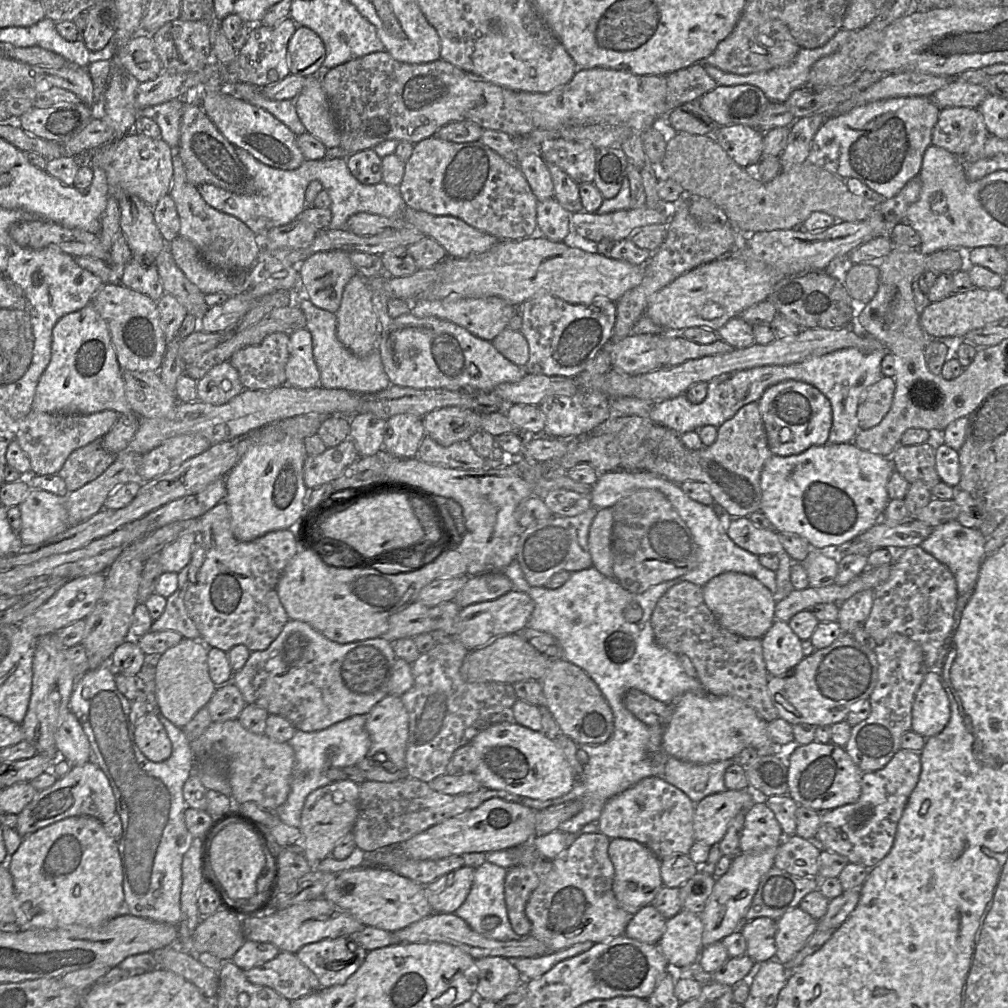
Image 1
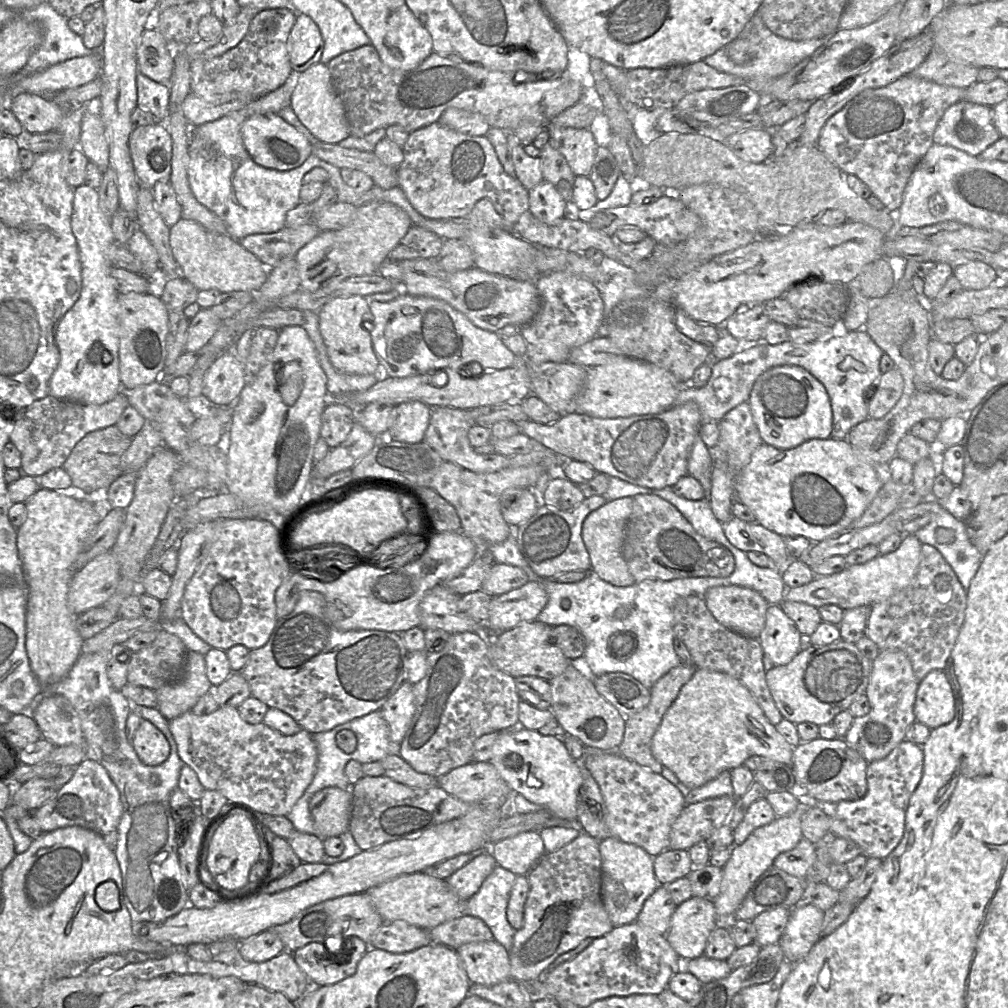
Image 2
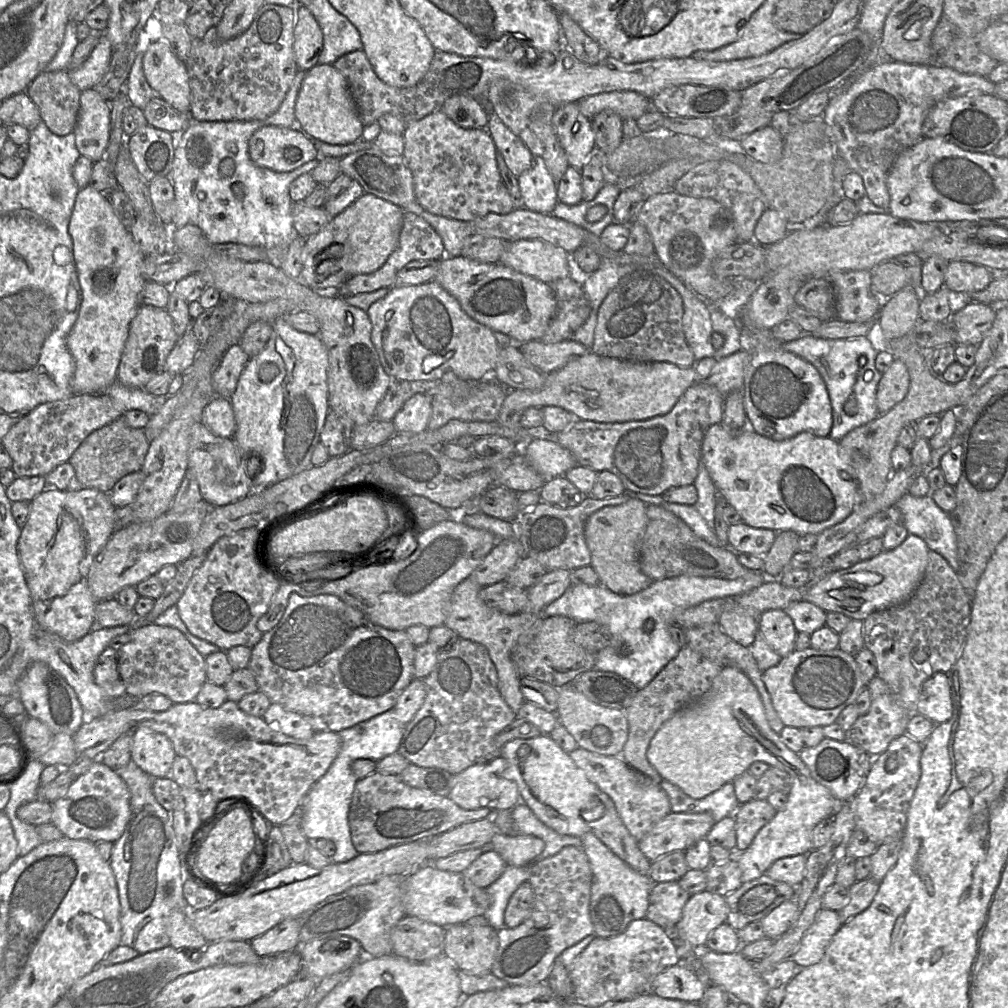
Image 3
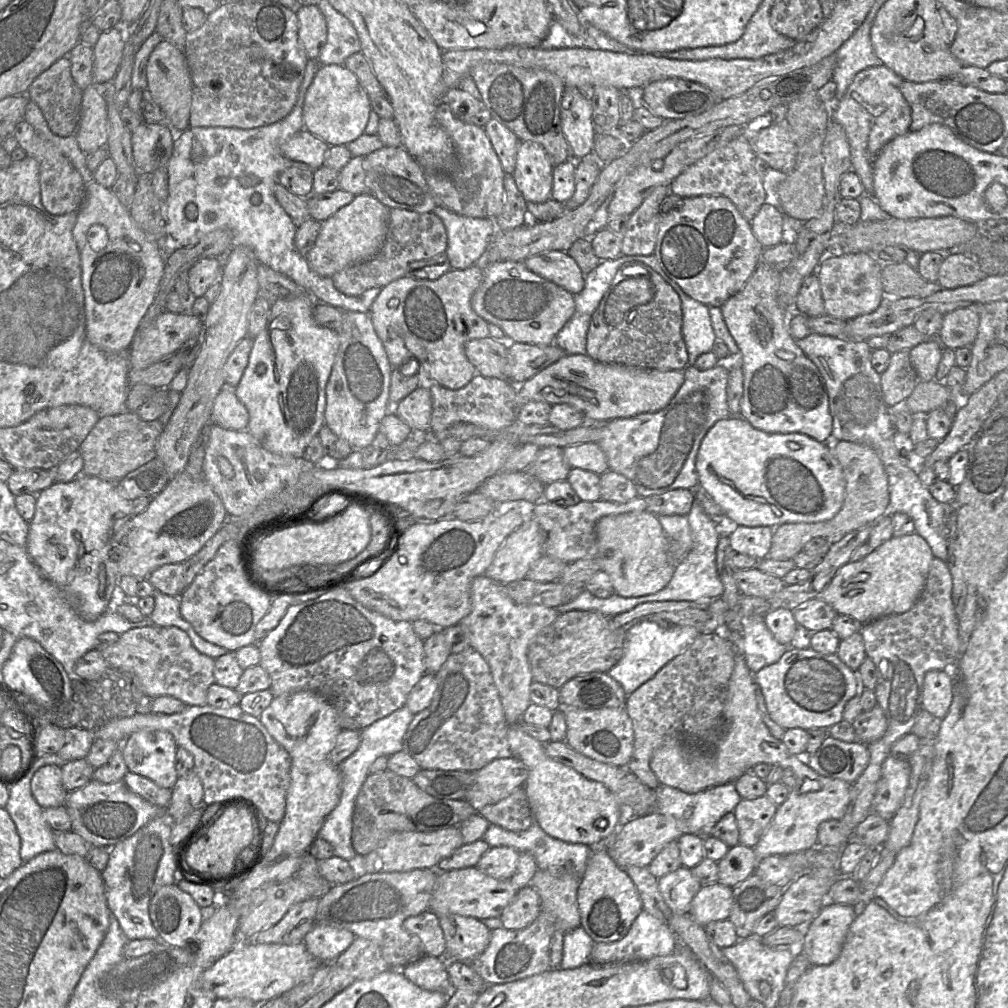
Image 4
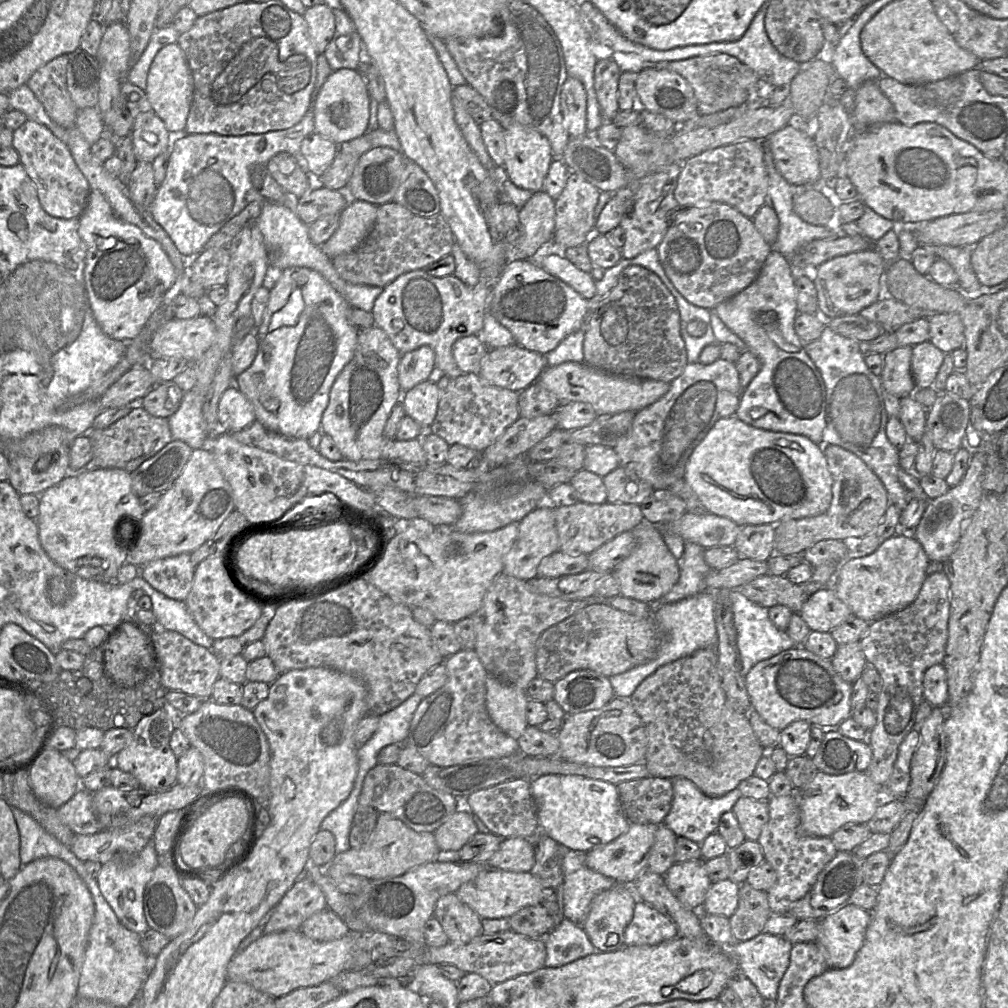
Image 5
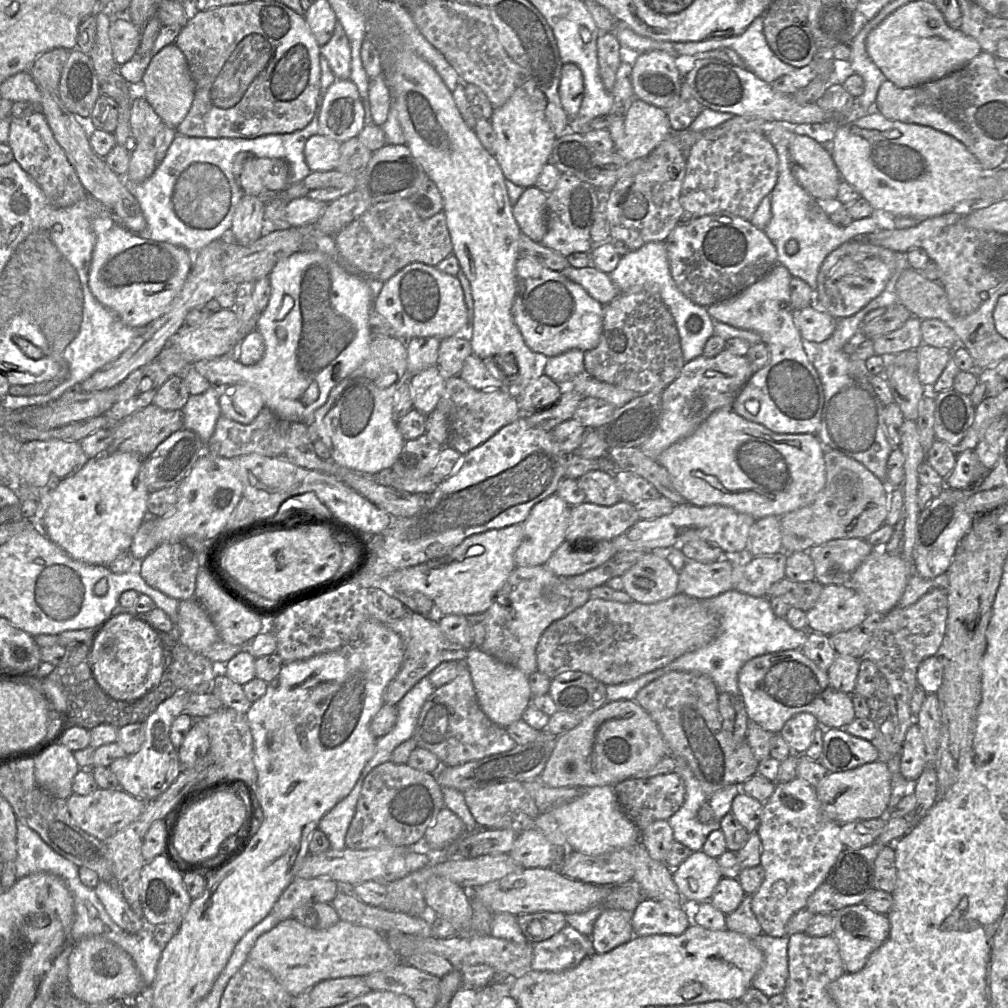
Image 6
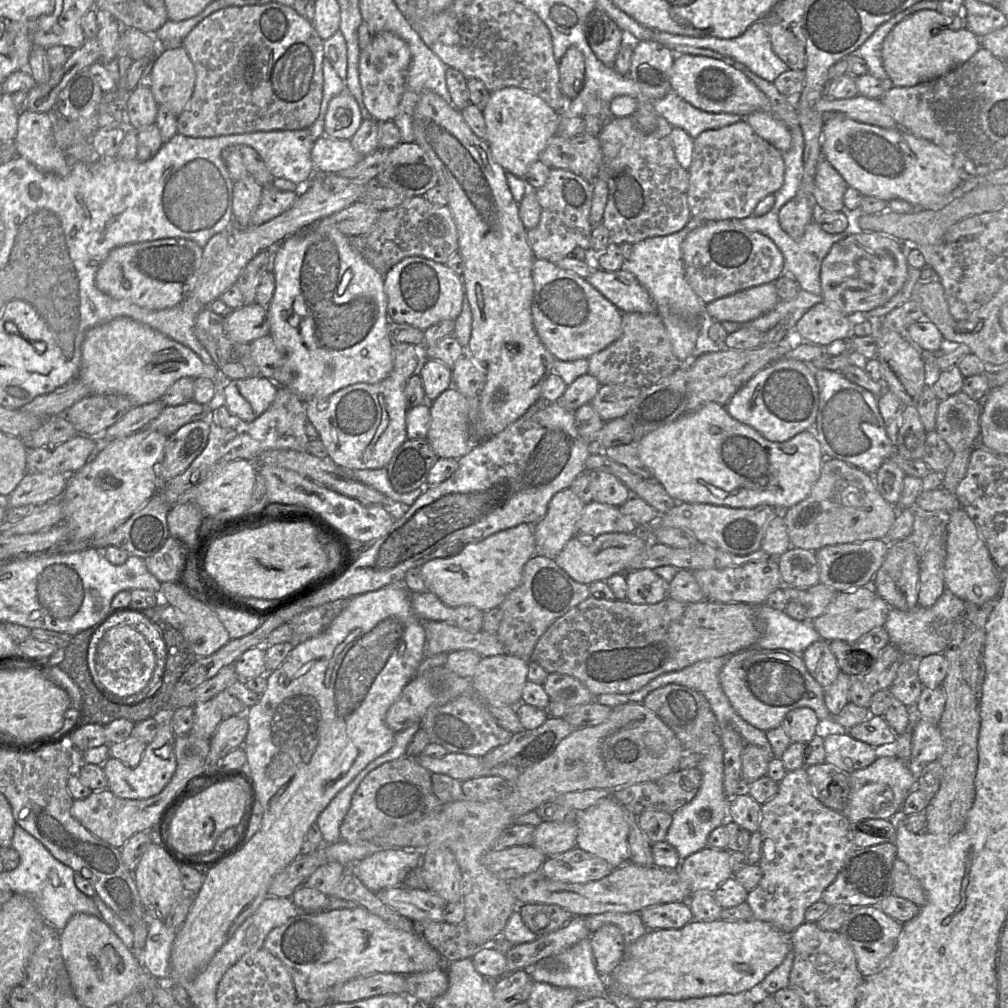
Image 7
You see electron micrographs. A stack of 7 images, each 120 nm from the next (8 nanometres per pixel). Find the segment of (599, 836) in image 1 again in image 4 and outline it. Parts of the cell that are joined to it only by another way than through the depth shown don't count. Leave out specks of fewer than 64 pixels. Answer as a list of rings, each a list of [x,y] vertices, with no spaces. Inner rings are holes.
[[[572,868],[557,874],[539,870],[534,875],[531,886],[540,897],[540,913],[526,928],[508,930],[504,927],[491,932],[491,939],[485,951],[470,966],[482,977],[487,985],[504,984],[543,973],[550,966],[550,942],[556,931],[567,933],[581,926],[577,894],[582,876]]]

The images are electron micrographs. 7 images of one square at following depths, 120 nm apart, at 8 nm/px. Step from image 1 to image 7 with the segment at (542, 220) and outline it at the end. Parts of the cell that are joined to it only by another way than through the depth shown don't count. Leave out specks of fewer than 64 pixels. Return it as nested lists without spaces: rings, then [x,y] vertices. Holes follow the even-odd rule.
[[[506,87],[490,93],[482,109],[487,138],[494,160],[506,172],[524,178],[530,165],[539,160],[548,142],[556,135],[560,116],[539,96],[518,87]]]

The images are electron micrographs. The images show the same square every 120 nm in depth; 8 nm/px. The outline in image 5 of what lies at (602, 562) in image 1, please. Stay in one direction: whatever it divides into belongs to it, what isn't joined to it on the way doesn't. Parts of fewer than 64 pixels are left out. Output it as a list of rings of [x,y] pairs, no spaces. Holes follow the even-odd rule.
[[[643,522],[632,530],[636,546],[632,553],[613,570],[620,585],[620,594],[643,603],[653,603],[667,594],[680,577],[680,561],[667,547],[659,525]]]

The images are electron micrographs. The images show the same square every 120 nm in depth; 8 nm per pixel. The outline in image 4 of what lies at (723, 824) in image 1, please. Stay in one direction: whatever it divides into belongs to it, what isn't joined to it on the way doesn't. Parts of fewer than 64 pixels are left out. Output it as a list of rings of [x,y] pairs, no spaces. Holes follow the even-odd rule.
[[[654,811],[641,817],[625,819],[617,830],[613,847],[607,852],[621,868],[626,866],[648,867],[667,843],[678,841],[683,834],[685,833],[679,829],[672,816]]]

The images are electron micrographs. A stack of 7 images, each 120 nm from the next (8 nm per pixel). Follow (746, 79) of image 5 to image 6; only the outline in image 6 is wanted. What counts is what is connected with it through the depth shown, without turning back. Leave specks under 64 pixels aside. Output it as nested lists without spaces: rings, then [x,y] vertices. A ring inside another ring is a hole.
[[[682,74],[682,86],[679,100],[670,108],[665,109],[672,132],[689,128],[691,123],[704,109],[691,93],[689,85],[684,81]]]

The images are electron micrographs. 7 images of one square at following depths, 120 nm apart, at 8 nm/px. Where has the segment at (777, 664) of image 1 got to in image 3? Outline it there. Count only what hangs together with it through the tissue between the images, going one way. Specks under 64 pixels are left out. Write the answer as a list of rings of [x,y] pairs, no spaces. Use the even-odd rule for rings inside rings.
[[[771,609],[759,616],[759,632],[769,646],[781,657],[795,650],[798,631],[790,616],[780,609]]]

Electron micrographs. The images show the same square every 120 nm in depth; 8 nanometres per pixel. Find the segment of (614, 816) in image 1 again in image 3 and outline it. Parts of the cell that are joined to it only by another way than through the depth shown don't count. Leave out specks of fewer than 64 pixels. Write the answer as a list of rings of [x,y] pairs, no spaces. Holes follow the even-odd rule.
[[[577,747],[569,753],[574,763],[613,800],[617,812],[631,835],[638,841],[671,812],[665,790],[645,774],[632,769],[621,756],[605,756]]]

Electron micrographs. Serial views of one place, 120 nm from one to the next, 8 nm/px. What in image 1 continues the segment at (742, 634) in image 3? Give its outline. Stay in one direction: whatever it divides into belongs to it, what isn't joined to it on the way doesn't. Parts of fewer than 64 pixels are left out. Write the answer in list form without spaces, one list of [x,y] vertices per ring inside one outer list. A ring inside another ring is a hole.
[[[724,572],[703,587],[704,602],[725,629],[747,638],[762,638],[775,621],[777,597],[755,577]]]

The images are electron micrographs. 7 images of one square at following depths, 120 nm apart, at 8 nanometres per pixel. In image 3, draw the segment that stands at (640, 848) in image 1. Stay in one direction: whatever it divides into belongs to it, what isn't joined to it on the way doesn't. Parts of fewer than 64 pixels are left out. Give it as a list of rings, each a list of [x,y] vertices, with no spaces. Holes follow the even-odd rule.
[[[588,831],[580,838],[592,870],[589,912],[594,935],[601,938],[615,937],[623,933],[632,921],[646,917],[654,883],[649,875],[638,873],[620,859],[593,832]]]

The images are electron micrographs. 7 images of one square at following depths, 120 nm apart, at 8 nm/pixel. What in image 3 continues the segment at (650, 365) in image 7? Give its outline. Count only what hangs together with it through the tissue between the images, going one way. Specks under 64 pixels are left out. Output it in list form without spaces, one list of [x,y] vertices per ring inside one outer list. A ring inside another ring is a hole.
[[[637,268],[621,278],[601,303],[590,351],[623,360],[694,367],[696,359],[683,331],[683,312],[680,294],[666,280],[648,269]]]

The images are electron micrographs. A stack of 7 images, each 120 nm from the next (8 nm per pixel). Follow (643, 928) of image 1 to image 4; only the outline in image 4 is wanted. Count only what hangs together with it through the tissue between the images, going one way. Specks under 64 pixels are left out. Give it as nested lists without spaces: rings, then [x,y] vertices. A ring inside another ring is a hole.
[[[681,866],[658,879],[659,890],[673,914],[690,914],[692,900],[702,888],[691,869]]]

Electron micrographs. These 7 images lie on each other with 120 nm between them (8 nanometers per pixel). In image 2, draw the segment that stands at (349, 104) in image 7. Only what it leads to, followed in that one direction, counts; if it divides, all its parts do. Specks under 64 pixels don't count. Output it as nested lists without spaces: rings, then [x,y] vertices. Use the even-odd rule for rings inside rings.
[[[318,62],[298,76],[290,107],[300,122],[321,142],[338,144],[351,135],[344,104],[334,89],[327,64]]]

